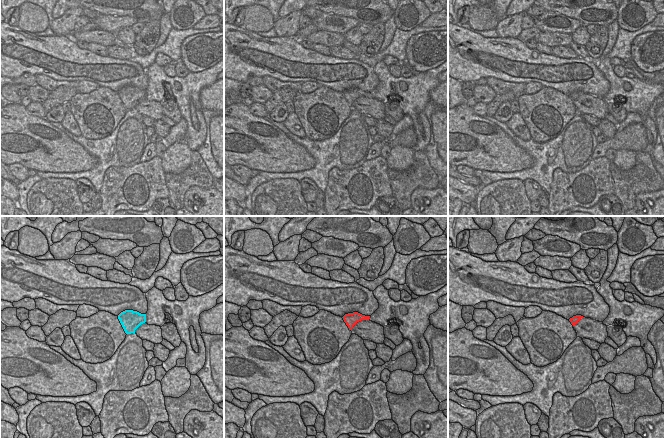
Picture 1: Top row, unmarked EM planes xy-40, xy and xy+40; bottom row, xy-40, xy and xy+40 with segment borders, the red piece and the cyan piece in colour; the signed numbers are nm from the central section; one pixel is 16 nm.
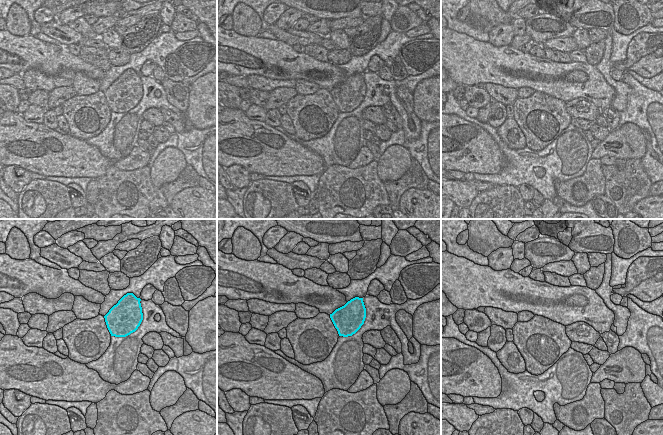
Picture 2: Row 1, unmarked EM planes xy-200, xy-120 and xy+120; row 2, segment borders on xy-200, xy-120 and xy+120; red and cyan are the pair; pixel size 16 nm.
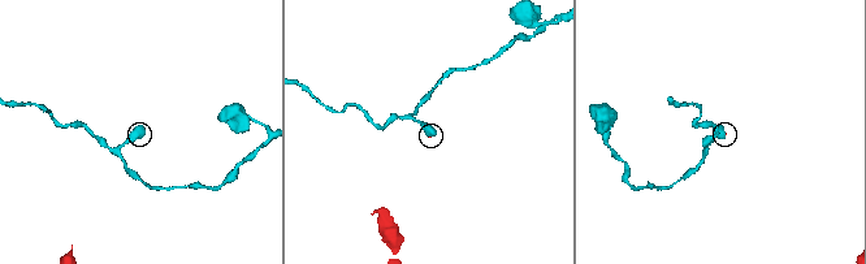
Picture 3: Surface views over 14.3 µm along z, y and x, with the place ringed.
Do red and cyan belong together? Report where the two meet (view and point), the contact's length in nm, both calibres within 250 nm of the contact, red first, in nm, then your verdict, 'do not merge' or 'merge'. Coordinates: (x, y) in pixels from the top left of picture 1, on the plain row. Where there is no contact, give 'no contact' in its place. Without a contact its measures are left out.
no contact | do not merge

